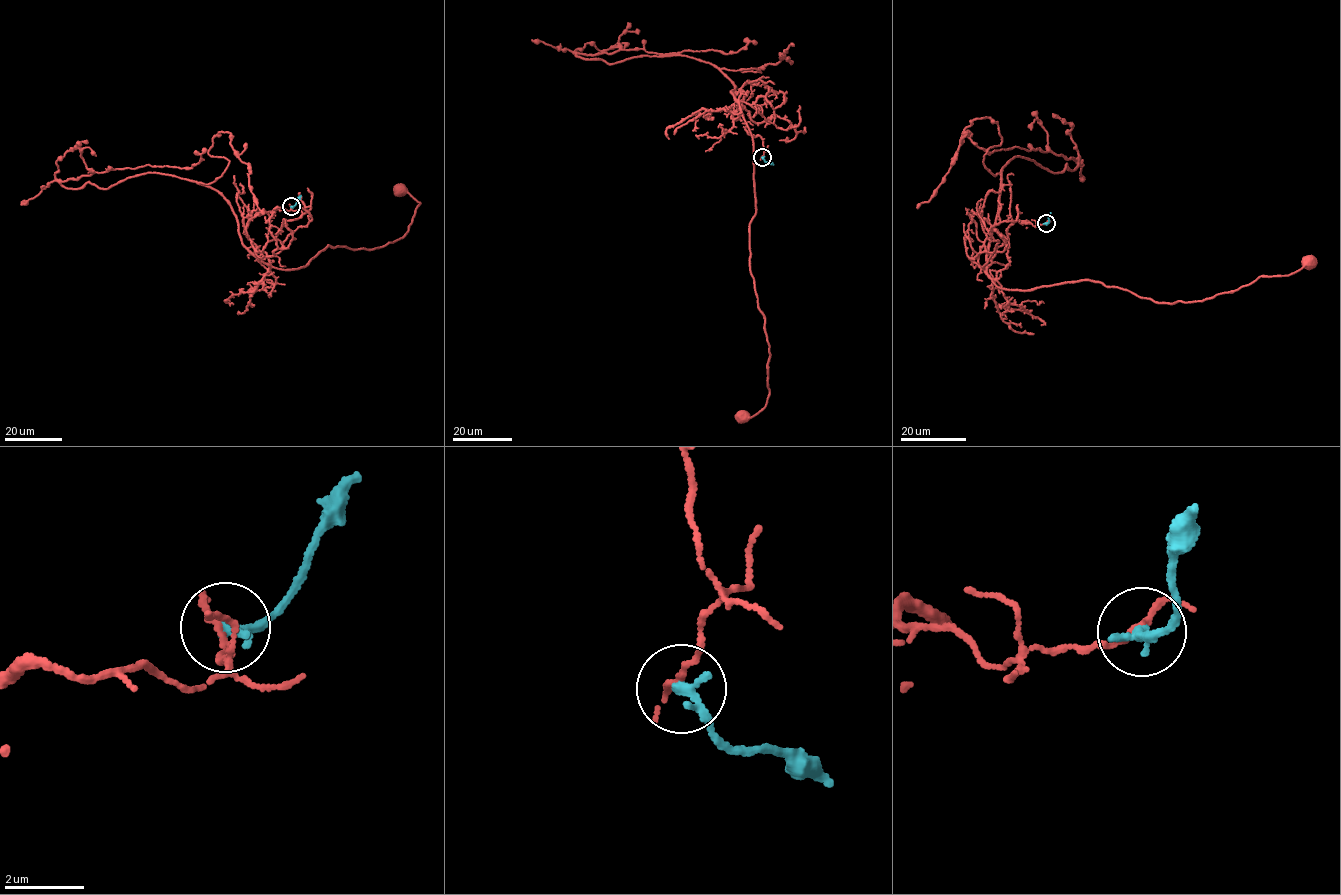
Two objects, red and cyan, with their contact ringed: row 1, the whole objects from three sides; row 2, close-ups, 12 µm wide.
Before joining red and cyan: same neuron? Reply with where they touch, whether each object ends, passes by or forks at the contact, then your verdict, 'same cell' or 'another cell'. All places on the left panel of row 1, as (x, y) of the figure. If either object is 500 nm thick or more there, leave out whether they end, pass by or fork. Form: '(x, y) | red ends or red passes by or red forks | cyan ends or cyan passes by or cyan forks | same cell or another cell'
(291, 206) | red passes by | cyan ends | another cell

